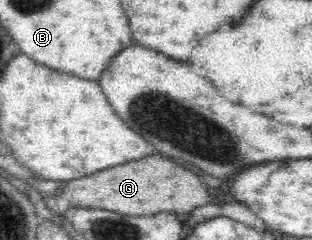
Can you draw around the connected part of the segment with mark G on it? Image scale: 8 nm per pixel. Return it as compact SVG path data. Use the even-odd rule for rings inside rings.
M147 156L127 166L117 166L77 180L70 180L62 190L69 207L99 208L116 212L125 216L153 216L155 212L171 212L171 214L187 214L199 206L211 202L211 194L207 186L199 180L197 174L185 170L183 166L163 158L163 156Z

